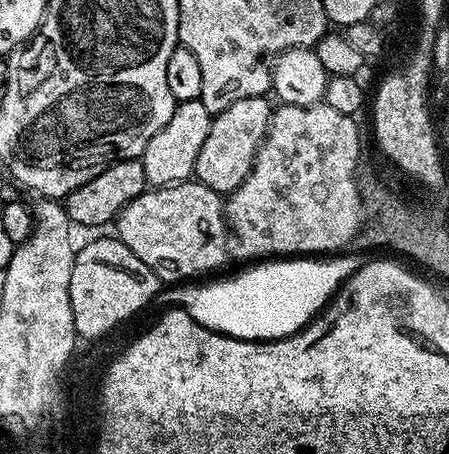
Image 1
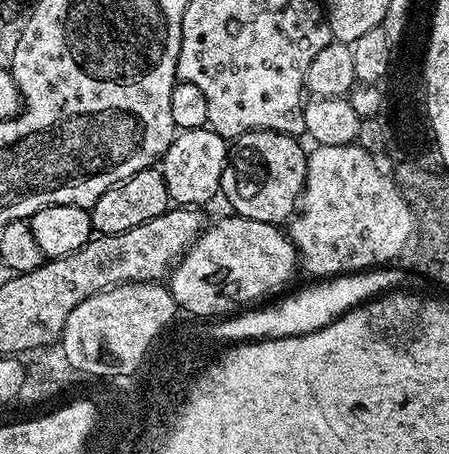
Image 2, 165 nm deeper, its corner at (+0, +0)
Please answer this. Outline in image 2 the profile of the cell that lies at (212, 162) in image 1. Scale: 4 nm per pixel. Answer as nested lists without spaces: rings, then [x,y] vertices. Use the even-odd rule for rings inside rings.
[[[247,132],[235,137],[220,179],[220,192],[235,215],[277,226],[291,221],[308,178],[308,158],[300,143],[284,132]]]

